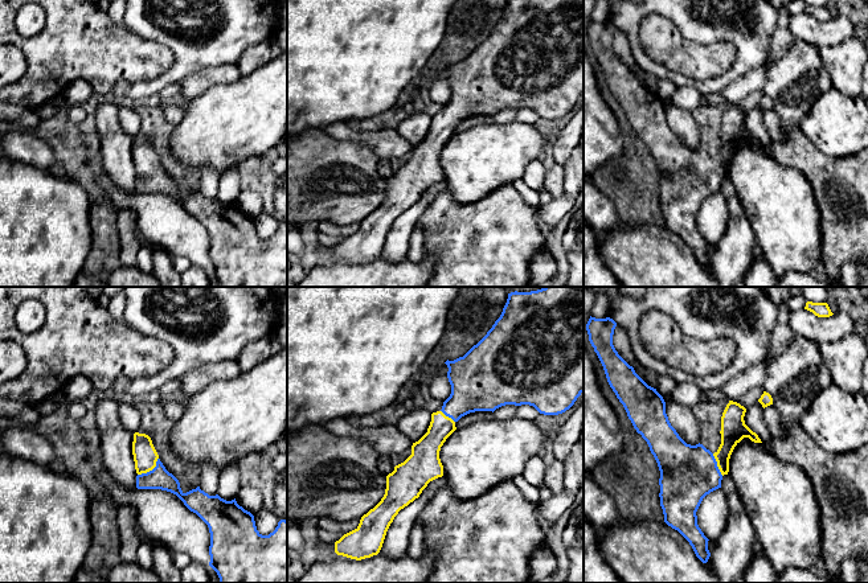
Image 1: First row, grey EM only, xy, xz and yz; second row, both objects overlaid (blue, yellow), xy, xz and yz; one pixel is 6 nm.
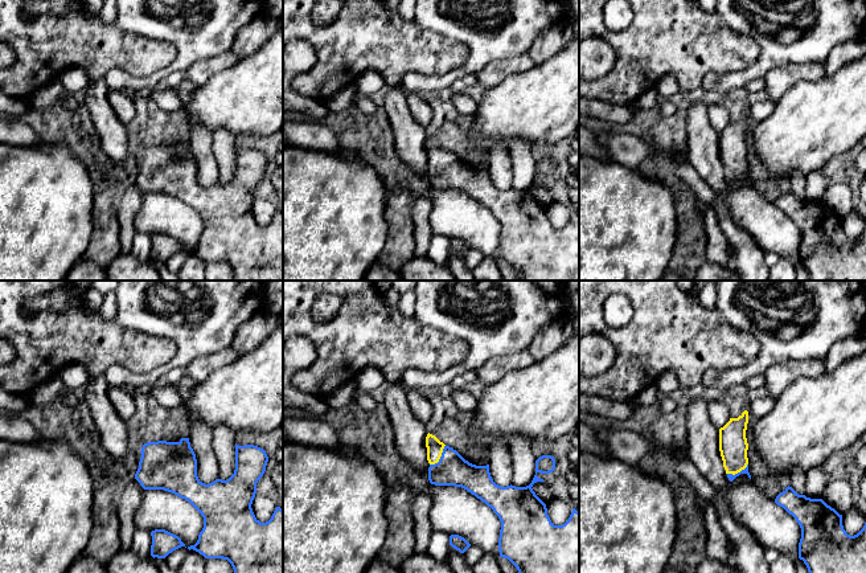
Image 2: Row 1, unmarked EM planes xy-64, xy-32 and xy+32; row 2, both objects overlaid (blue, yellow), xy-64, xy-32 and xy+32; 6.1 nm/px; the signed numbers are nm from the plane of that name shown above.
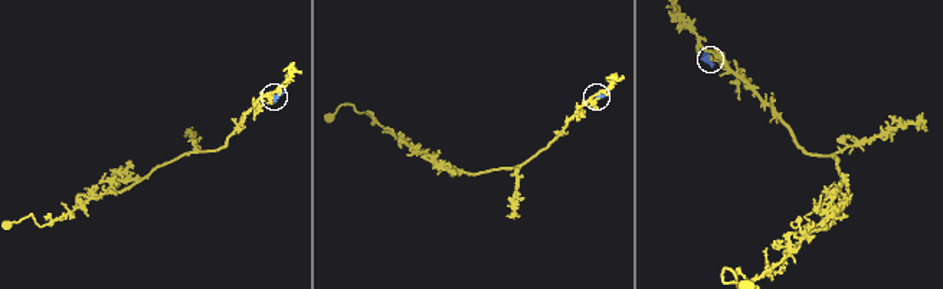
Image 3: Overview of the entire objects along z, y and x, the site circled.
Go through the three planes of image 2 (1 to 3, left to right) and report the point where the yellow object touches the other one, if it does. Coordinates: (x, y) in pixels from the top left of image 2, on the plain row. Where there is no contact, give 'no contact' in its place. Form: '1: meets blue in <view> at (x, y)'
1: no contact
2: meets blue in xy-32 at (440, 160)
3: meets blue in xy+32 at (738, 176)

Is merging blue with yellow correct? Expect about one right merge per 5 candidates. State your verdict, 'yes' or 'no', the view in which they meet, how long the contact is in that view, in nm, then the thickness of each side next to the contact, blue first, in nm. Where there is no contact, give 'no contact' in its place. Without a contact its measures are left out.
yes; meets blue in xy; contact 170 nm long; 140 nm thick on the blue side, 140 nm on the other

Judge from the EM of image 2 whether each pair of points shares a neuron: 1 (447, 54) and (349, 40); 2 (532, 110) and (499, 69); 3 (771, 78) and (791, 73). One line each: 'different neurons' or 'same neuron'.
1: same neuron
2: different neurons
3: same neuron

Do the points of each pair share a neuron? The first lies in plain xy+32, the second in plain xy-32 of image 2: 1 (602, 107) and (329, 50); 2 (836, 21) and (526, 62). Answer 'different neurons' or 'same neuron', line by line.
1: different neurons
2: different neurons

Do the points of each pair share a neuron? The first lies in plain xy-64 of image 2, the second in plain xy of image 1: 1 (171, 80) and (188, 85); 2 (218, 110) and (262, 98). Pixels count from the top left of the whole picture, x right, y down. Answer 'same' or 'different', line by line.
1: different
2: same

